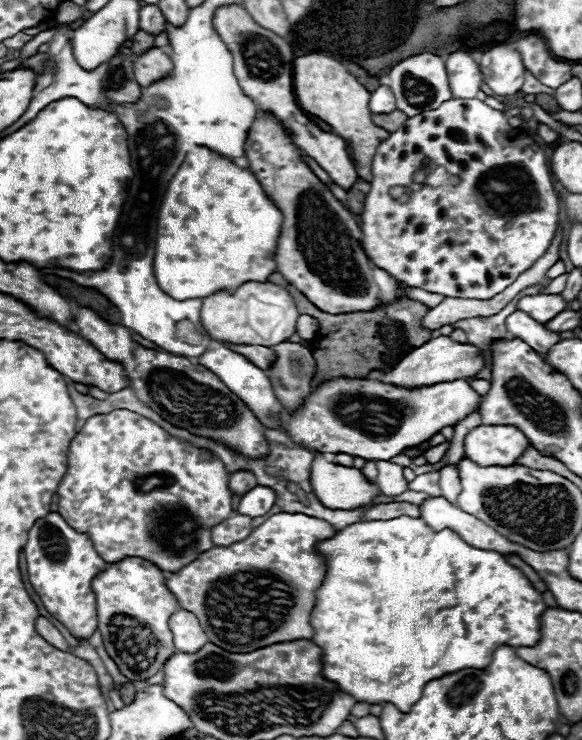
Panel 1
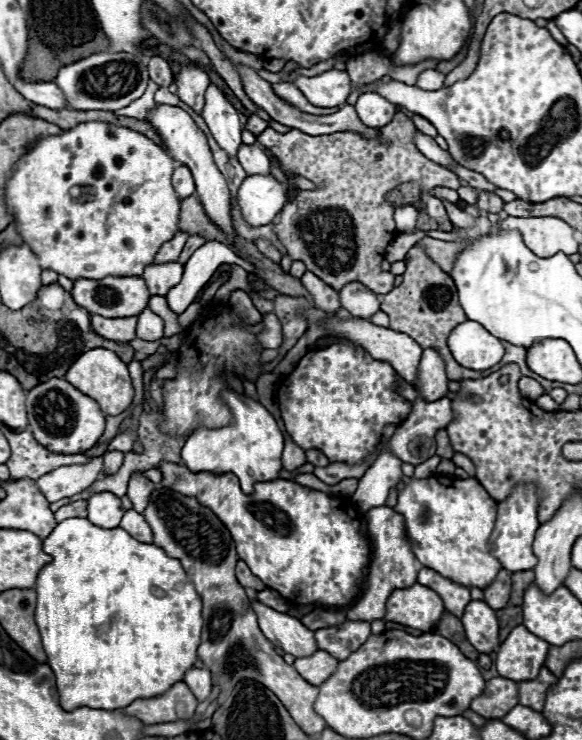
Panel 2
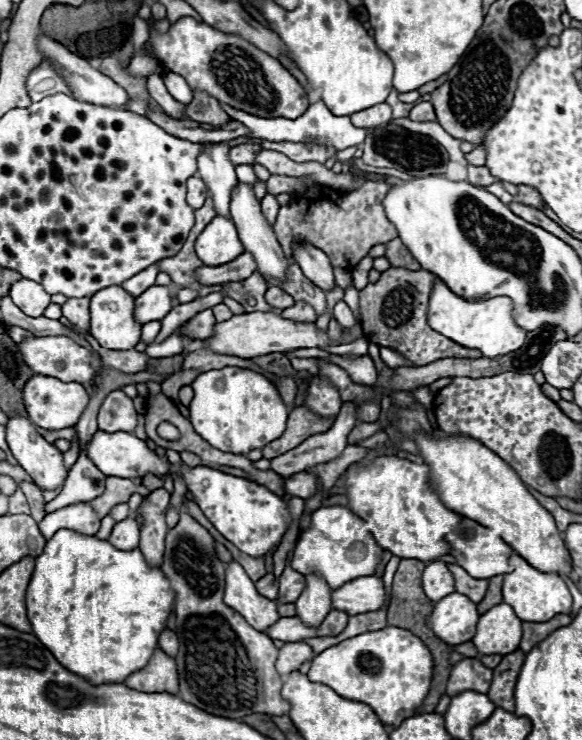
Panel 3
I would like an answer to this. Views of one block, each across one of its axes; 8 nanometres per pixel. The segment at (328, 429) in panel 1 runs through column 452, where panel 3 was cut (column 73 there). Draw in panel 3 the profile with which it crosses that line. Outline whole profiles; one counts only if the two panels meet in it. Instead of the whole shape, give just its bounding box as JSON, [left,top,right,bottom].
[22,374,88,430]

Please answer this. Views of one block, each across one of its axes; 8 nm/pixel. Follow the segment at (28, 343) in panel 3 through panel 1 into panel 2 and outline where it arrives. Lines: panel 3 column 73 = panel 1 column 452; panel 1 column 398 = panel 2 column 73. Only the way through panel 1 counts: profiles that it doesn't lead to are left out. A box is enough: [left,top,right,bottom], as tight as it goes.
[64,348,134,416]

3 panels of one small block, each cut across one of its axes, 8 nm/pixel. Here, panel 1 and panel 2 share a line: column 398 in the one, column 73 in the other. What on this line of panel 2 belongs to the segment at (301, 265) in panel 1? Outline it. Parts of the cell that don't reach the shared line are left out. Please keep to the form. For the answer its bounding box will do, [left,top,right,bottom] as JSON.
[72,278,150,316]

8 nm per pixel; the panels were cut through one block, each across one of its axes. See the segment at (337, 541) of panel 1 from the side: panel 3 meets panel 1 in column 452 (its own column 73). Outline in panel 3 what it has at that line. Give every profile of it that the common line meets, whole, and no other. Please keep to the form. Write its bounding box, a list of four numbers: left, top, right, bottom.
[26,530,174,684]

